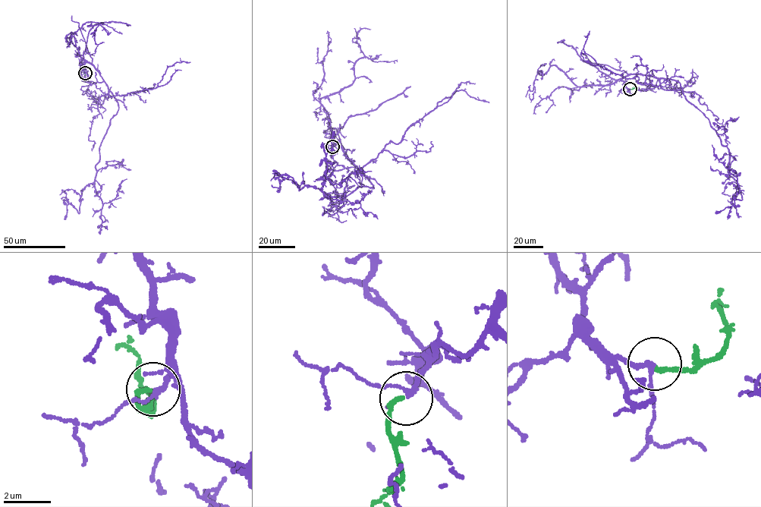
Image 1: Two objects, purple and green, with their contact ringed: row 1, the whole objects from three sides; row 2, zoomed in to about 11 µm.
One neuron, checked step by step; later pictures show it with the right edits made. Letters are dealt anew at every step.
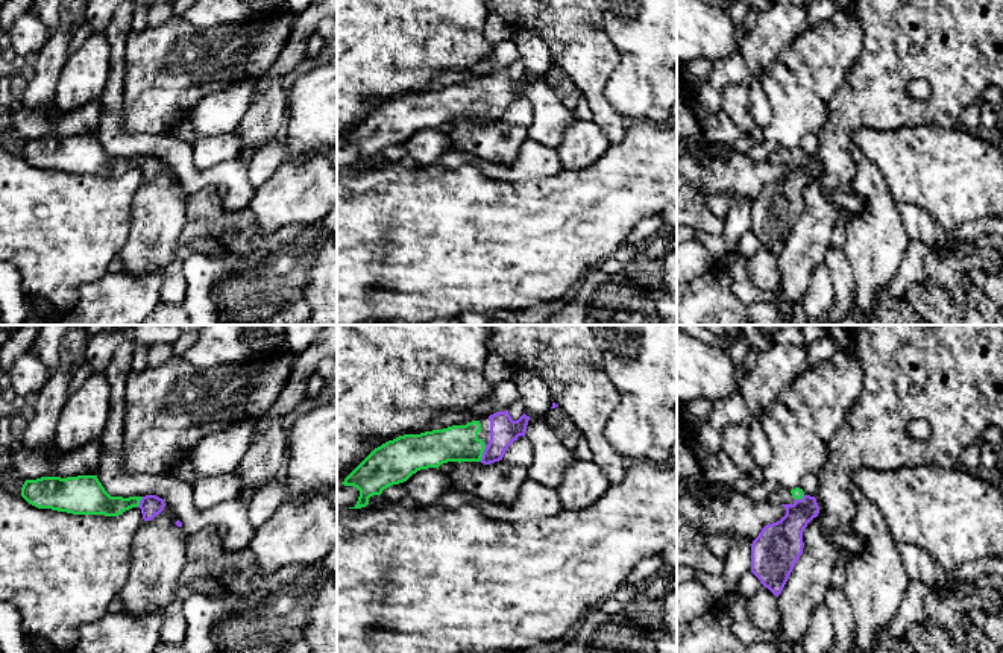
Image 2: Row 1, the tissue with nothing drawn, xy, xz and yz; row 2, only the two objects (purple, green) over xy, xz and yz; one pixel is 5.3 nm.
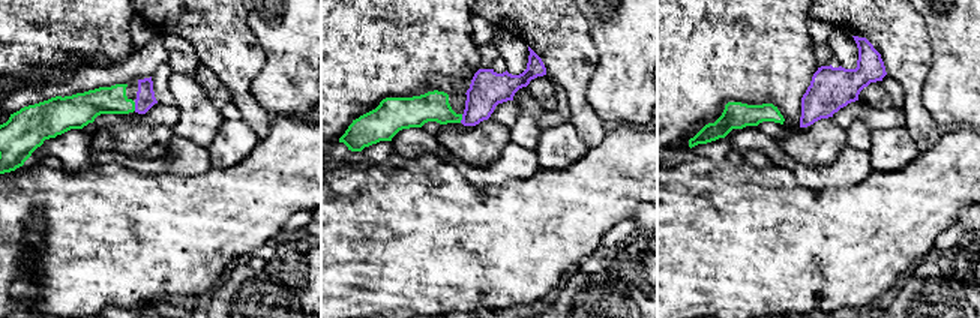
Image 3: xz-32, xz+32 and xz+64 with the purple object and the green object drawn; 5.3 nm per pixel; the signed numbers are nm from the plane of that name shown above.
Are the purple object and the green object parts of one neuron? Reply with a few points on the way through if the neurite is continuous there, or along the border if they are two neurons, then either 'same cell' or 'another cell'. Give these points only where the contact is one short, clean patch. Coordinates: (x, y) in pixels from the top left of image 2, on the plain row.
runs through xz (504, 90), (501, 97), (483, 113), (459, 104); same cell

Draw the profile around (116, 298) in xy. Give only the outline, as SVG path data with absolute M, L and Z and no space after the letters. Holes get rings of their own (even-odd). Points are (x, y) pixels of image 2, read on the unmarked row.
M164 269L146 278L106 273L82 285L76 308L53 320L41 317L27 302L27 319L21 325L143 325L162 301L164 279Z

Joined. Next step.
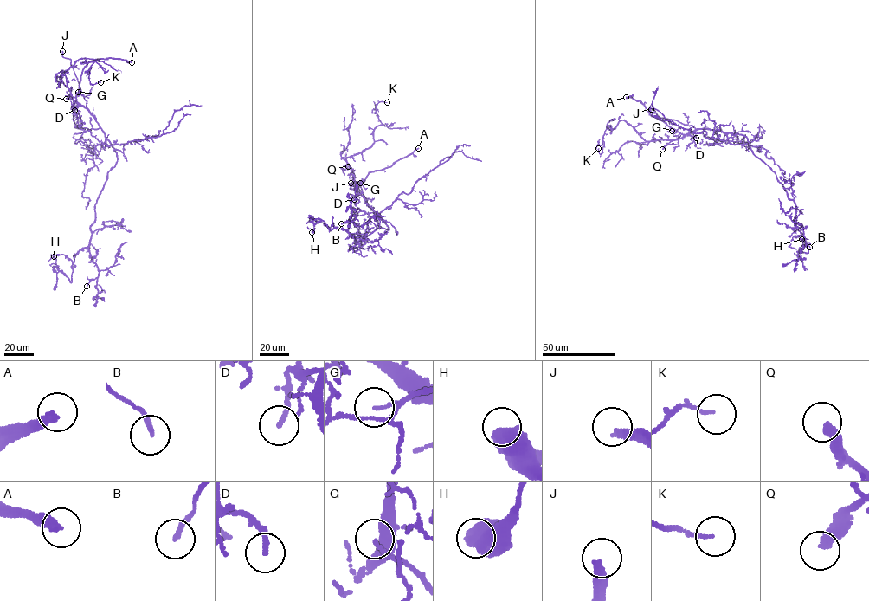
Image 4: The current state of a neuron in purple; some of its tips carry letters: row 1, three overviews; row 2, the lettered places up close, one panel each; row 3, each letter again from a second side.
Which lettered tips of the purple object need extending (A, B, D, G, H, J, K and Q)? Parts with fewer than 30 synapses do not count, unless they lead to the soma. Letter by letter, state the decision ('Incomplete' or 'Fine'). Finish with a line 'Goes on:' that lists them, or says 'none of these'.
A: Incomplete
B: Fine
D: Incomplete
G: Fine
H: Fine
J: Incomplete
K: Fine
Q: Incomplete
Goes on: A, D, J, Q

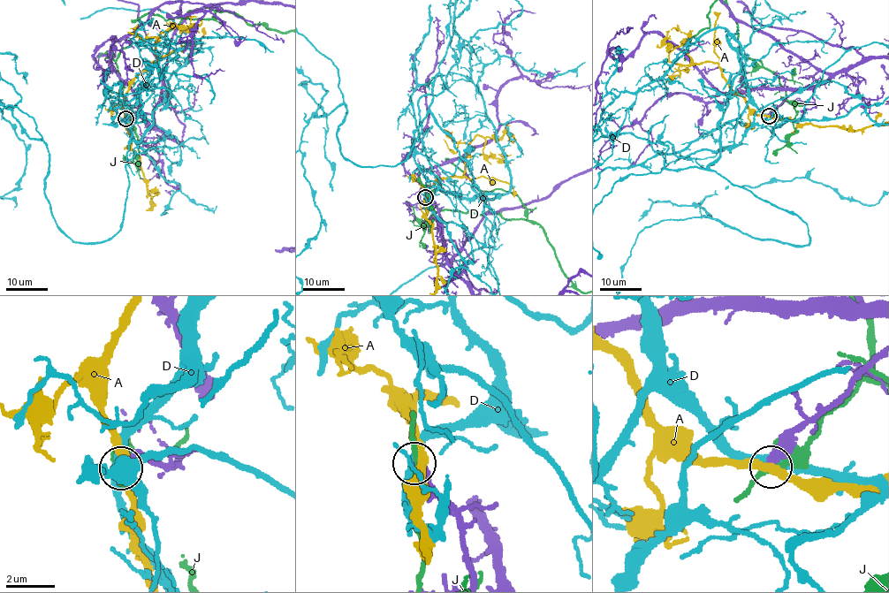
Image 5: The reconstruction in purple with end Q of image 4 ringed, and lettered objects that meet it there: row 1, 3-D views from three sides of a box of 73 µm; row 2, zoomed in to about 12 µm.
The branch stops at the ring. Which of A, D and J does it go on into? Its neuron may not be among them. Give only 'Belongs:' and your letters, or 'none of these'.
Belongs: none of these

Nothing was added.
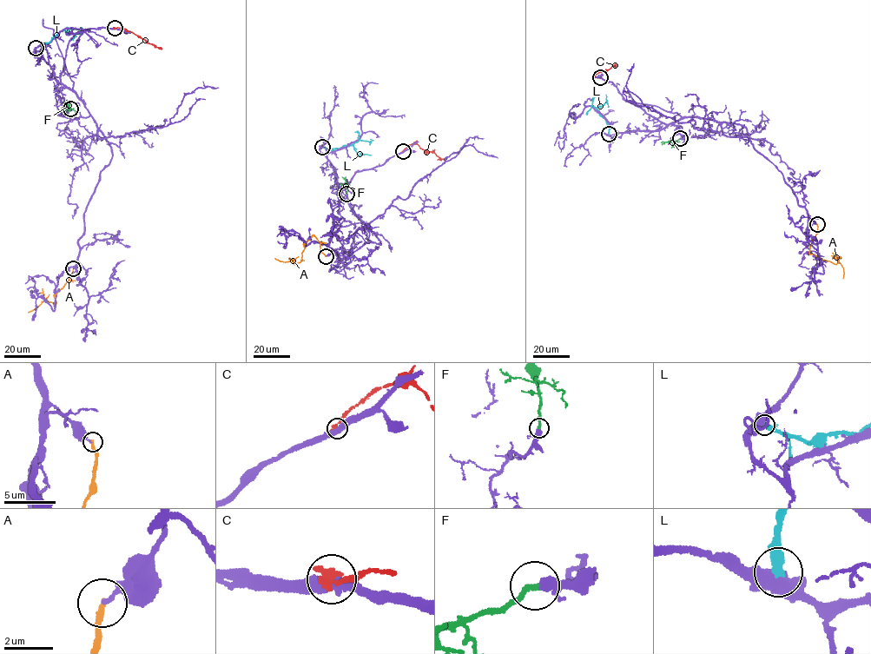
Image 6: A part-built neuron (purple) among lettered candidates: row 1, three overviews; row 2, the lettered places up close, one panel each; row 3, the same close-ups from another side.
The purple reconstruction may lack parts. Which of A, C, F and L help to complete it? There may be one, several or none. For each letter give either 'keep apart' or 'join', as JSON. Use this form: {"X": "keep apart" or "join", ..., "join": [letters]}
{"A": "keep apart", "C": "keep apart", "F": "join", "L": "keep apart", "join": ["F"]}

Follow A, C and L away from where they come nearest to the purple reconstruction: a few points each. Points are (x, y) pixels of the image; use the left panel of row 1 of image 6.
A: (73, 268), (69, 280), (55, 296), (55, 309), (54, 304), (45, 299), (28, 313)
C: (114, 28), (127, 29), (161, 49)
L: (36, 48), (49, 42), (62, 30), (74, 34), (82, 32)

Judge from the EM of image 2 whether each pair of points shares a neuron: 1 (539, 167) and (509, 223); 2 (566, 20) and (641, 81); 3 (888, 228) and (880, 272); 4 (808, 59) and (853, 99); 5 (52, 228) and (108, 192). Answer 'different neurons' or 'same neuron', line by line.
1: different neurons
2: different neurons
3: same neuron
4: different neurons
5: same neuron

